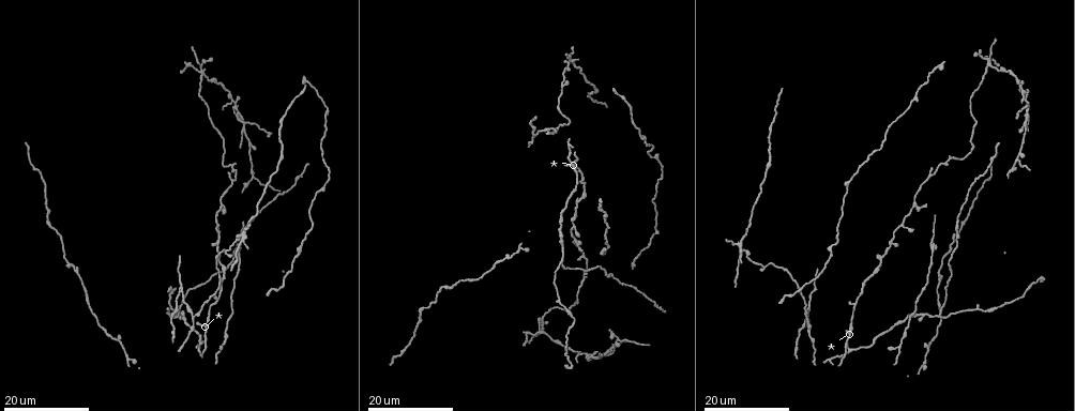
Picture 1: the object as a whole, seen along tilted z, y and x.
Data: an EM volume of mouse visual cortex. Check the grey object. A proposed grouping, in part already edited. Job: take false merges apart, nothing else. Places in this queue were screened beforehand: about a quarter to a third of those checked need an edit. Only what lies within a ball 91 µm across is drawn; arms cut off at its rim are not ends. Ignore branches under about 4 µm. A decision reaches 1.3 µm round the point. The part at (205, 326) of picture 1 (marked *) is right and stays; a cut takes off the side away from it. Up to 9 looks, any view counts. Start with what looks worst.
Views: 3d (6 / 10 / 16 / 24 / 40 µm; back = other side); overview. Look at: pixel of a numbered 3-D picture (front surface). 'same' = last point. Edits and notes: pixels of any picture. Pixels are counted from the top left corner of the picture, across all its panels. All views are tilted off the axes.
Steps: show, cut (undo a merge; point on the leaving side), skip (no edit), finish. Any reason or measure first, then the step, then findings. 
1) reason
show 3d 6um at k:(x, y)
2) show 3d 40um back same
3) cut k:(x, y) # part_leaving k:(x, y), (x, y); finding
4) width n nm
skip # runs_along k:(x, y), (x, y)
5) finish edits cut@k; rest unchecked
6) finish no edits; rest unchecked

four-way junction
show 3d 24um at 1:(991, 63)

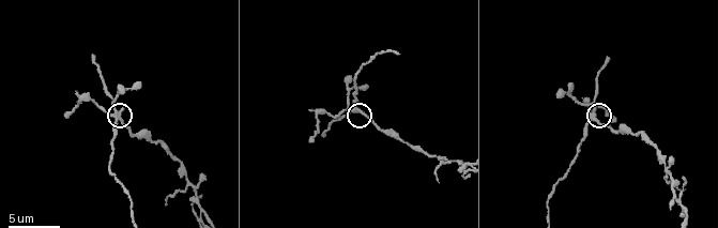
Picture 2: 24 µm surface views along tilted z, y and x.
closer look
show 3d 10um at 2:(595, 117)

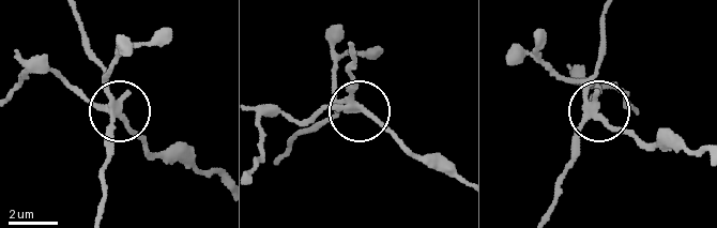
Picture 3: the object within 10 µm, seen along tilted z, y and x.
show 3d 6um at 3:(120, 113)

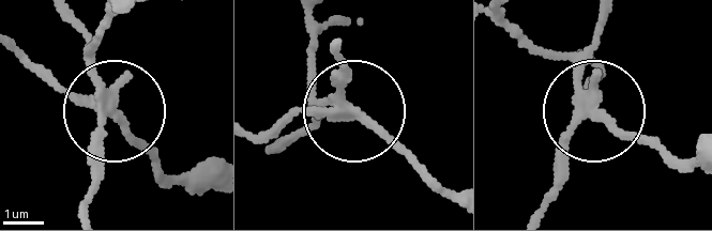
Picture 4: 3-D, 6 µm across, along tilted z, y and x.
cut 4:(45, 79) # part_leaving 4:(103, 107), (172, 175), (211, 181); two cells meet here

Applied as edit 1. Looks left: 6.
see it whole again
show overview

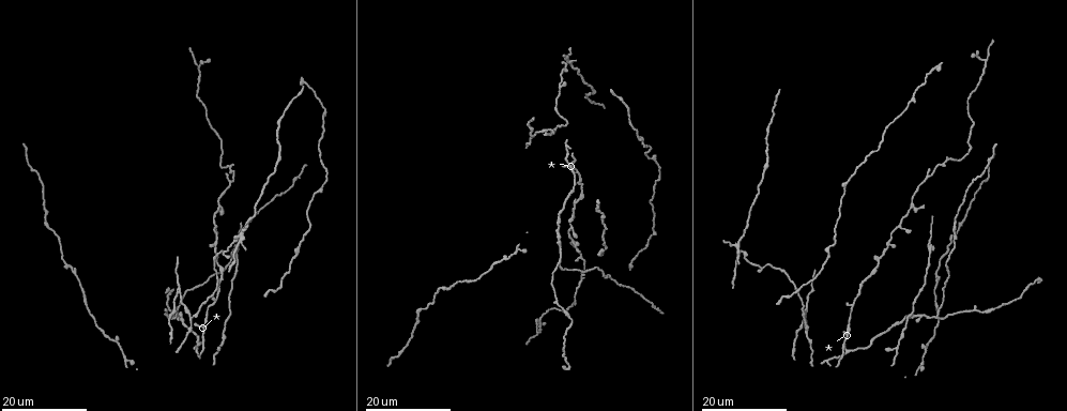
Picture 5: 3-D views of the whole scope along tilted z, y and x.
a fork
show 3d 24um at 5:(204, 336)

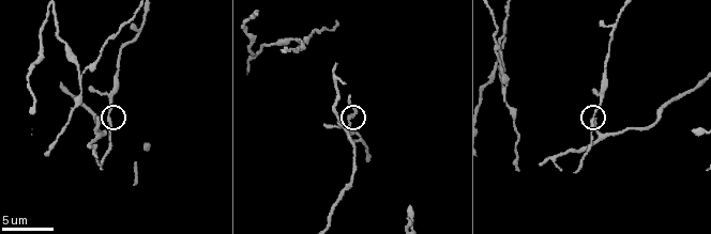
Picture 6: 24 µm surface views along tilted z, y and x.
closer look
show 3d 10um at 6:(593, 120)

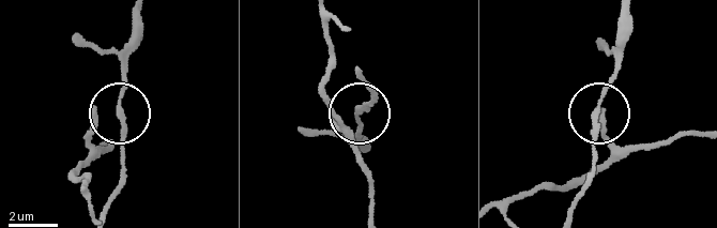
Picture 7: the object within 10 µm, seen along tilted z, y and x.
arms 3
skip # runs_along 7:(613, 60), (613, 77), (594, 125), (594, 172); continuous, no second cell

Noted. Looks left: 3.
three-way junction
show 3d 16um at 5:(240, 233)

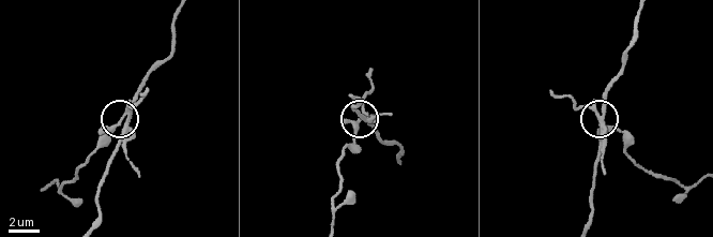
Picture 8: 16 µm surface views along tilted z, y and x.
closer look
show 3d 6um at 8:(129, 126)

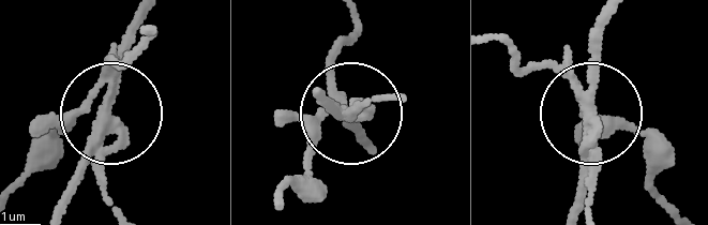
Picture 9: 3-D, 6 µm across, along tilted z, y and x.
width 260 nm
cut 9:(41, 126) # part_leaving 9:(100, 126), (89, 114), (73, 115), (13, 188); a second cell is stuck on

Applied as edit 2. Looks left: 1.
finish edits cut@4, cut@9; rest unchecked

